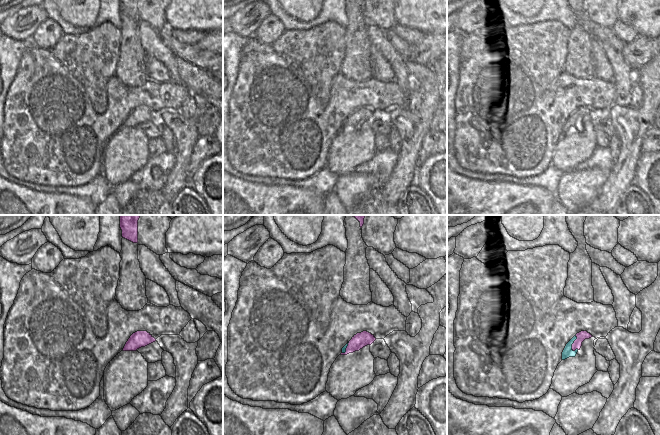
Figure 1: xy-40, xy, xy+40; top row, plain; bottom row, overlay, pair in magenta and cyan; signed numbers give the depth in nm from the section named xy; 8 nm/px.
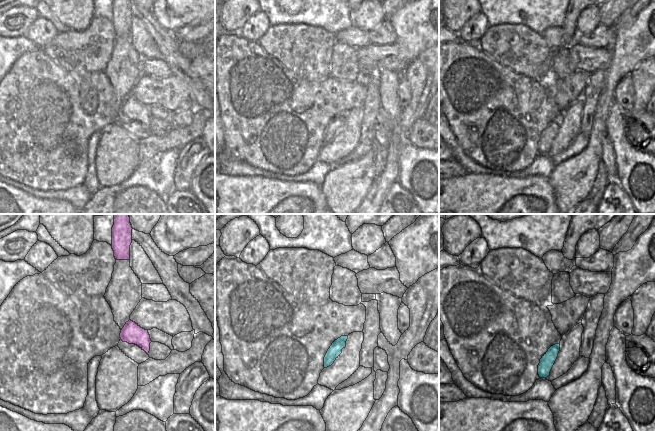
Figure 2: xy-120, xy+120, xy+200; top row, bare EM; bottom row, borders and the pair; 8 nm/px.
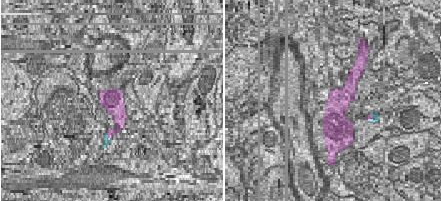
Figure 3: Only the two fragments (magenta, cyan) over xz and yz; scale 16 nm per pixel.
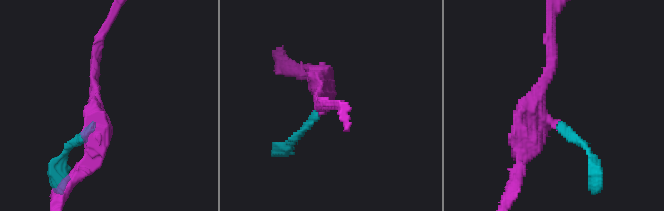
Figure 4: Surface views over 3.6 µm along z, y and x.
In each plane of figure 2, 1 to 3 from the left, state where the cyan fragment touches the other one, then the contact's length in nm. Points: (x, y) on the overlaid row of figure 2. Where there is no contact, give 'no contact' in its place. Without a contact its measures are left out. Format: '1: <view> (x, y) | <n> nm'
1: no contact
2: no contact
3: no contact

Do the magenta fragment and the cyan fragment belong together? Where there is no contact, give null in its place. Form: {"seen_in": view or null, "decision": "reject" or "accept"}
{"seen_in": "xy+40", "decision": "accept"}

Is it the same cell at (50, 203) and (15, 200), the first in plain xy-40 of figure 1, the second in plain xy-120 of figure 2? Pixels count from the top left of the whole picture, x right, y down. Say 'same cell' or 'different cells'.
same cell

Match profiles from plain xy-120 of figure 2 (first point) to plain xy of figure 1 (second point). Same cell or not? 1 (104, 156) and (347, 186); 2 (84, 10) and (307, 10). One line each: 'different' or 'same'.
1: different
2: same

